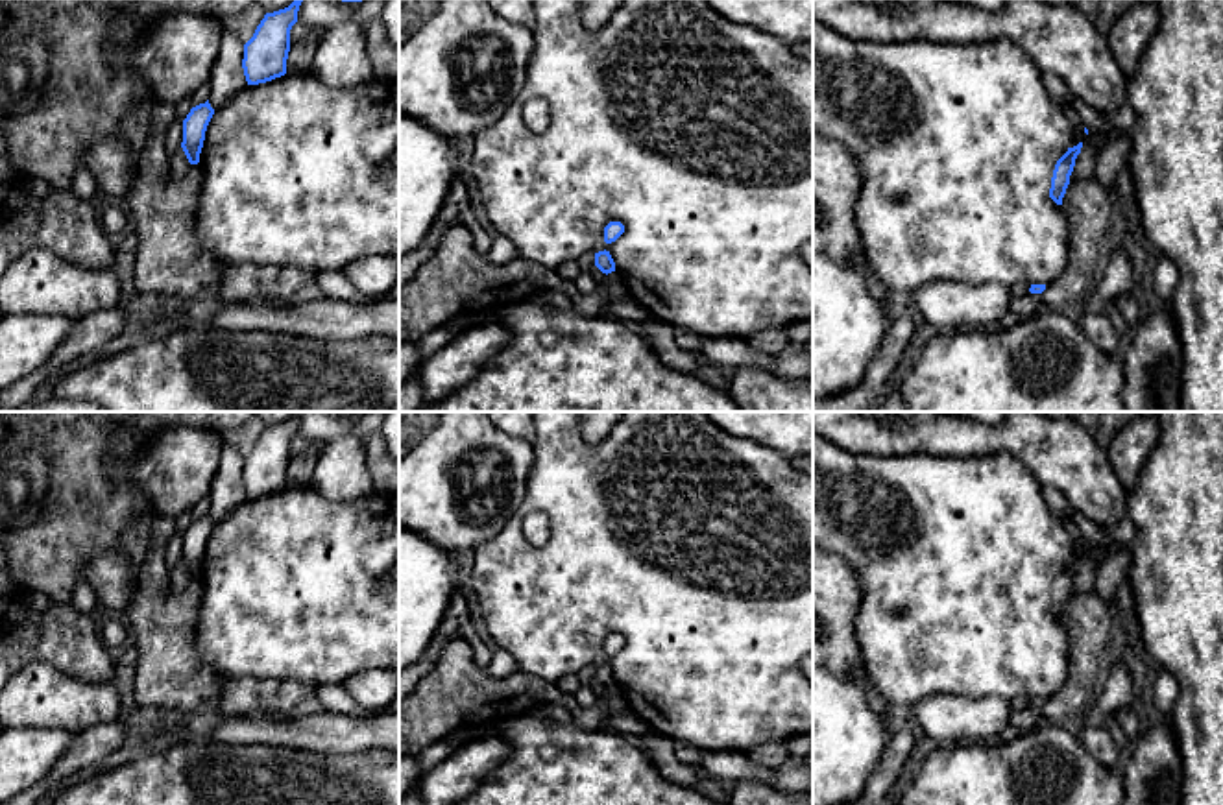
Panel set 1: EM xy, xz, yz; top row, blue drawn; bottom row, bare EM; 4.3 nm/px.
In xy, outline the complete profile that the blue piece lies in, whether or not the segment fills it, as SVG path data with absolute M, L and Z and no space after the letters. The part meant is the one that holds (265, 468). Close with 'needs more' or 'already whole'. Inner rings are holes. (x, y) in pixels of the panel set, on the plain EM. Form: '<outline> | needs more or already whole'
M305 412L279 425L266 427L253 451L244 458L242 482L248 499L259 499L286 487L290 443Z | already whole

